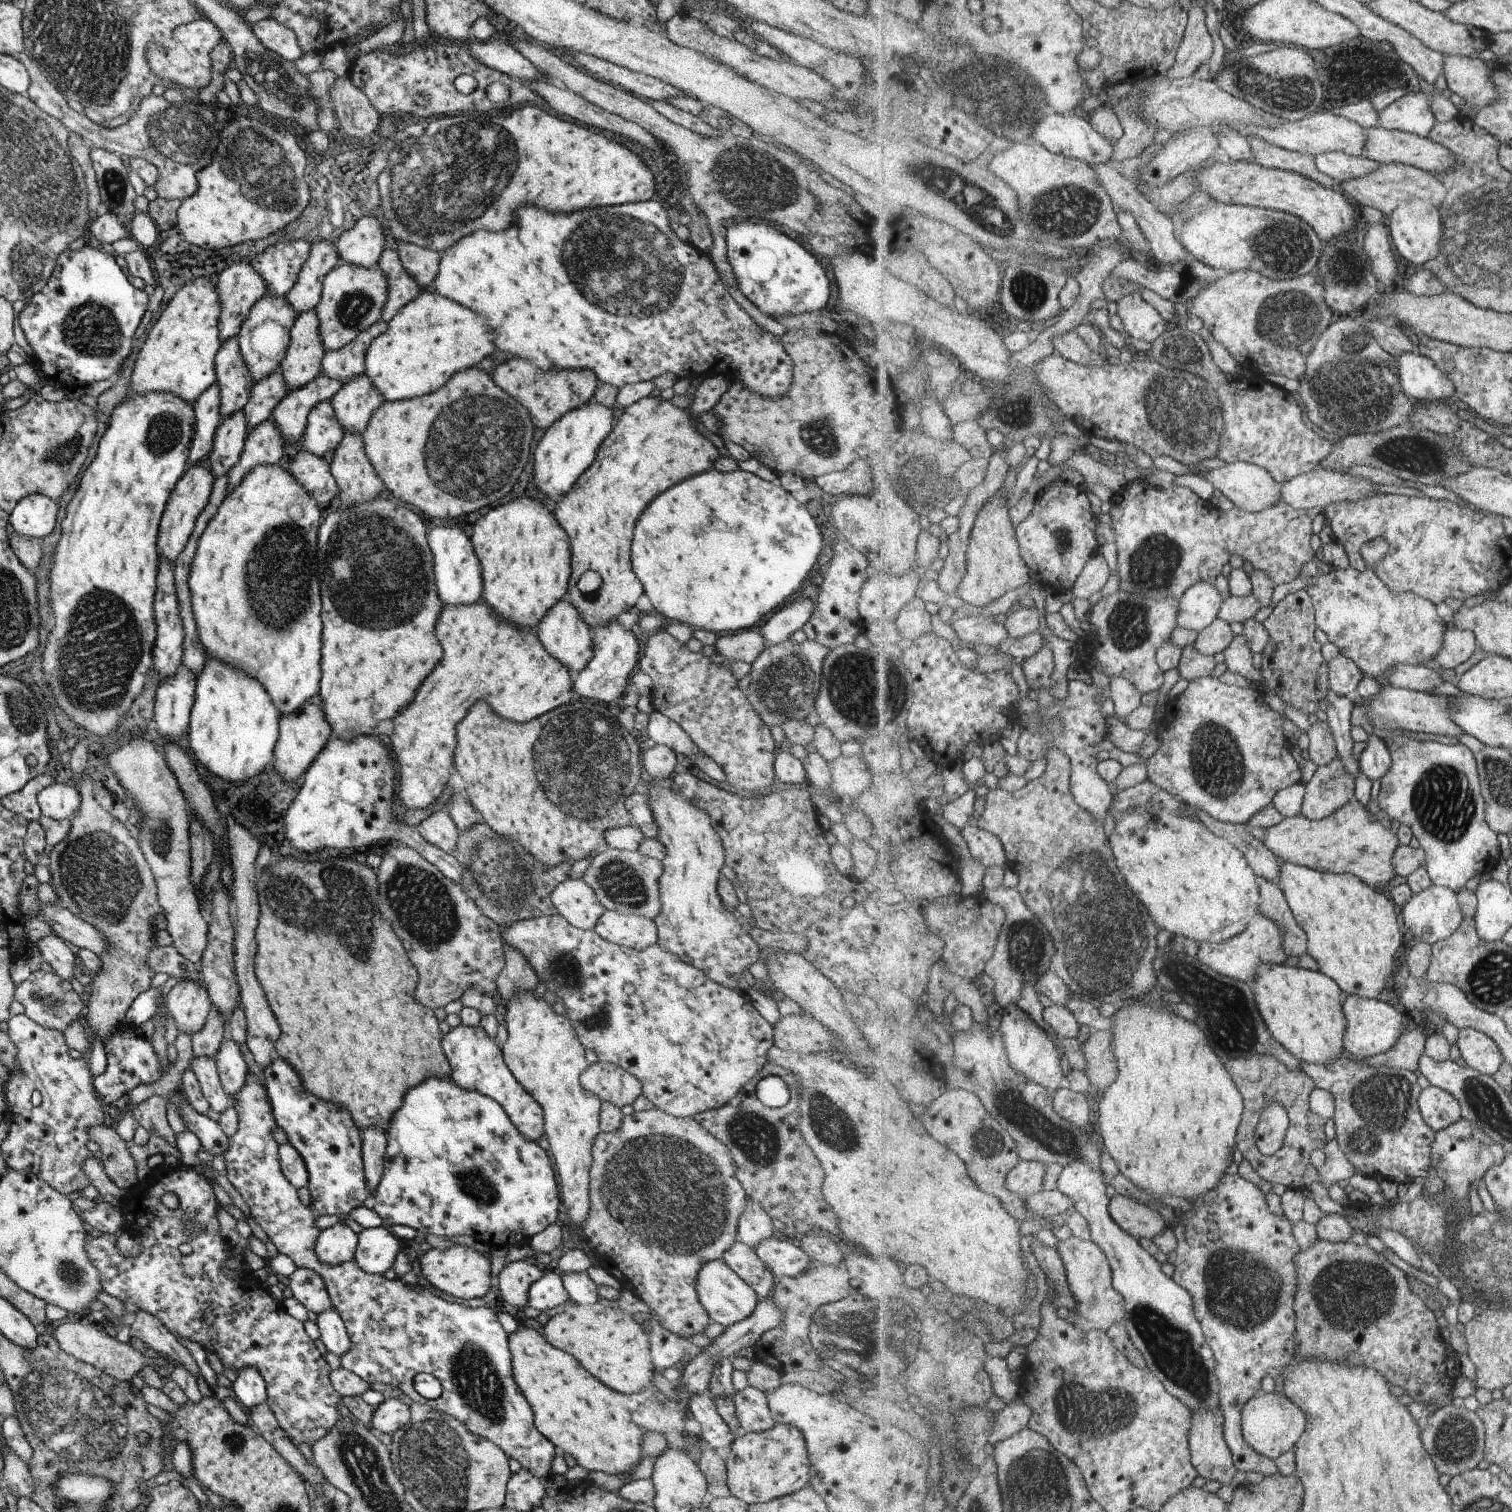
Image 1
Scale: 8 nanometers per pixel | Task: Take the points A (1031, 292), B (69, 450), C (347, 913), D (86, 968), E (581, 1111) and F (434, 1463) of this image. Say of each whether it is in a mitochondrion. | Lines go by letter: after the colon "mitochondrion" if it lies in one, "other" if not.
A: mitochondrion
B: mitochondrion
C: mitochondrion
D: other
E: other
F: mitochondrion

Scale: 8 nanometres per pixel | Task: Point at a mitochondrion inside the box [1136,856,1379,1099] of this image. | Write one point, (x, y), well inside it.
(1224, 1009)

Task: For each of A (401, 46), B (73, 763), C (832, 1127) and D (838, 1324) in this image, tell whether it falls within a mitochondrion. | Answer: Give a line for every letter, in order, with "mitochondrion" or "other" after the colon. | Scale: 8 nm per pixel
A: other
B: other
C: mitochondrion
D: mitochondrion

